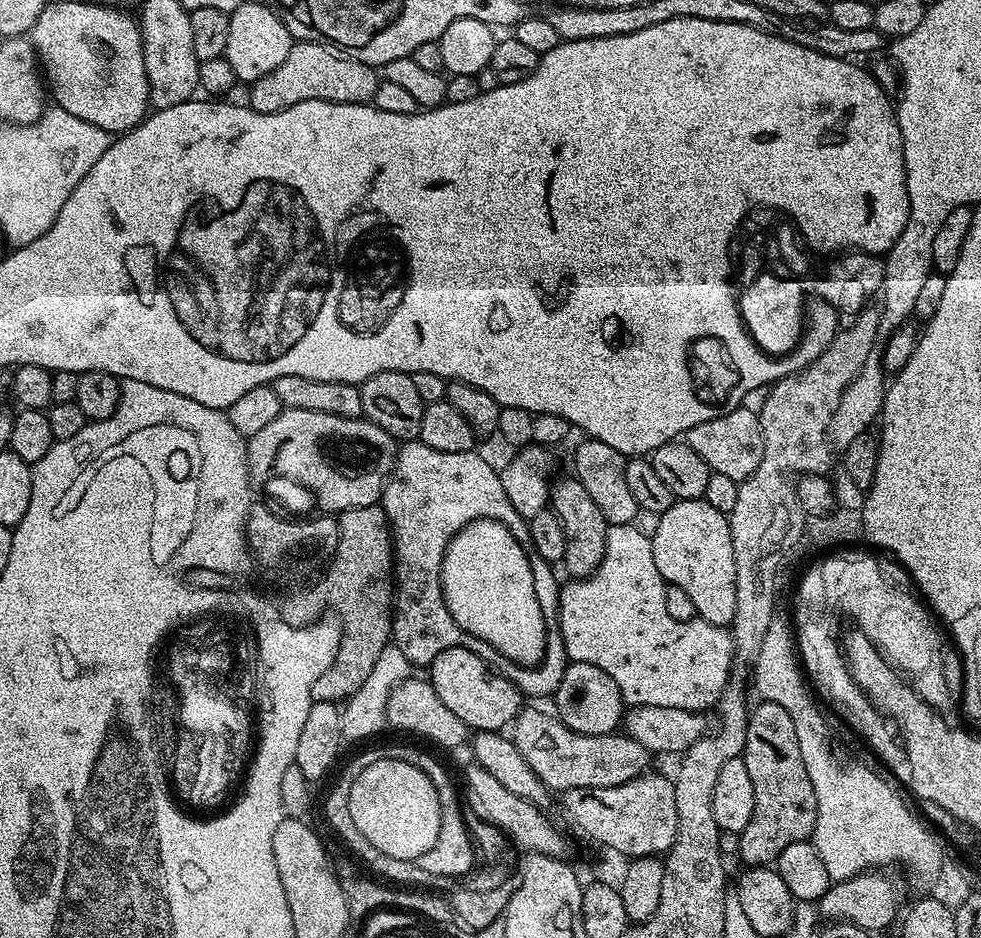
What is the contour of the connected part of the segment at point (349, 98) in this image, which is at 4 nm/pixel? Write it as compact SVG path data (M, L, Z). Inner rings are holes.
M309 40L293 43L290 54L270 74L251 81L248 93L248 107L262 114L274 114L298 102L307 100L325 100L335 104L367 104L374 98L381 77L377 69L370 64L363 64L354 58L345 56L328 44L315 44Z

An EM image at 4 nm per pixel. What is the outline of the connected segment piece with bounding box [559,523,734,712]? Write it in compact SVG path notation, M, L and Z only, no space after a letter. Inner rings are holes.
M635 523L631 524L614 524L611 525L606 534L606 554L602 558L602 562L598 566L598 570L594 570L592 576L585 576L583 578L572 578L567 582L568 585L563 585L560 588L560 625L559 629L562 632L562 642L564 643L564 652L567 654L569 661L571 662L590 662L590 666L598 666L602 670L606 670L606 674L610 674L610 678L614 678L614 682L618 682L618 690L622 694L625 705L635 706L641 704L642 706L674 706L678 710L690 710L691 712L704 712L705 710L715 709L716 703L720 700L720 695L722 690L728 685L728 678L732 675L734 671L734 653L732 651L732 634L727 627L711 624L702 619L687 620L686 622L678 622L674 618L670 618L670 613L666 611L666 602L664 601L664 589L666 587L665 582L661 576L656 572L656 567L654 566L654 550L652 549L652 542L647 531L643 532L642 529L636 528Z

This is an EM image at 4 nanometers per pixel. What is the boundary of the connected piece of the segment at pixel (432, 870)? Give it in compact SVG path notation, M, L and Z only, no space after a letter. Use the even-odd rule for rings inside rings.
M392 744L380 746L380 756L385 756L387 760L402 760L407 758L410 766L418 766L418 770L422 770L422 774L426 774L426 778L430 778L430 782L438 786L440 793L440 837L438 842L434 842L434 846L430 846L430 850L426 850L428 856L422 854L424 858L424 867L426 873L433 878L440 876L456 876L462 878L476 865L478 859L478 849L468 832L466 822L463 821L461 812L462 796L452 785L452 776L431 756L428 752L423 752L420 748L415 748L412 744Z

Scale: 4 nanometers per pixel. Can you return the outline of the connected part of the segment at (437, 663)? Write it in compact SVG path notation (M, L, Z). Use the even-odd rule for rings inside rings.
M465 648L442 650L430 665L430 682L442 702L470 730L498 732L507 729L522 710L521 692L505 676L495 672L476 652Z

